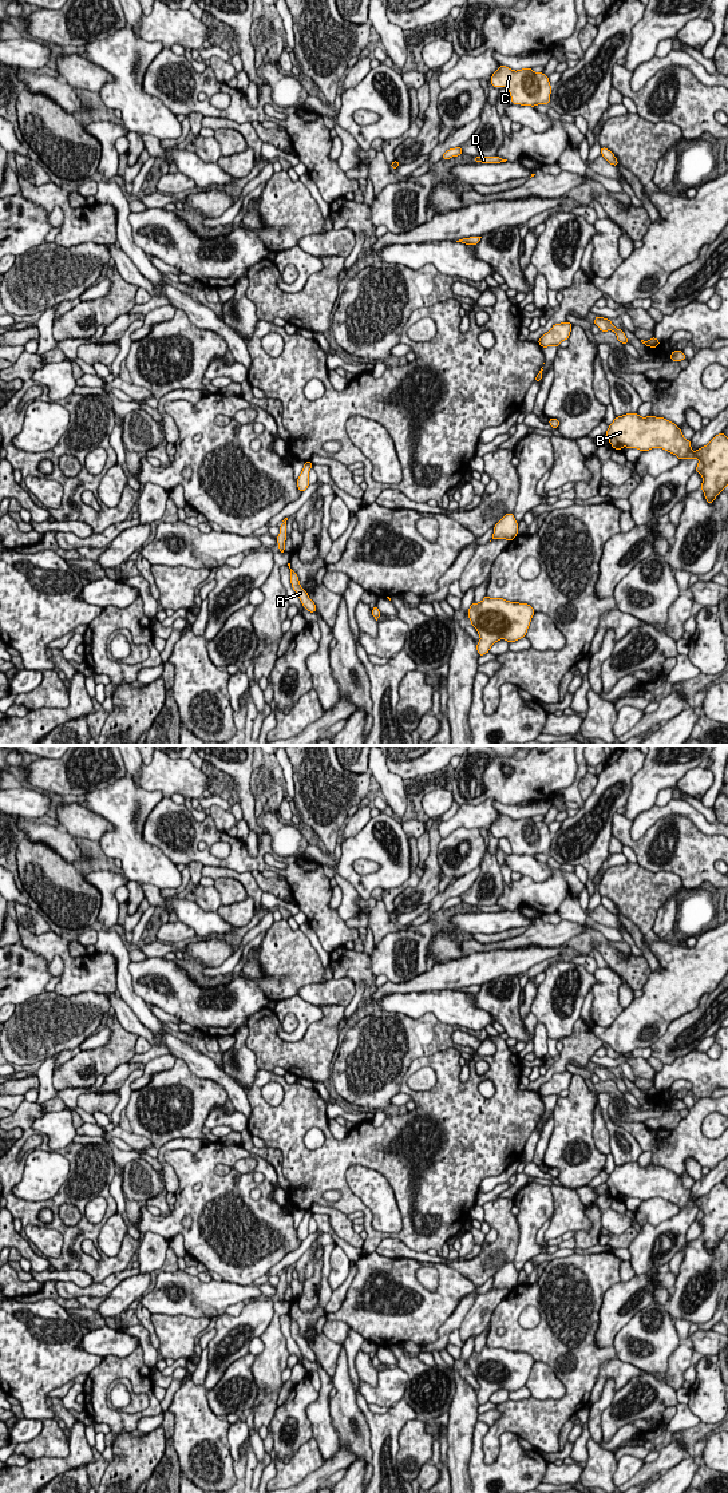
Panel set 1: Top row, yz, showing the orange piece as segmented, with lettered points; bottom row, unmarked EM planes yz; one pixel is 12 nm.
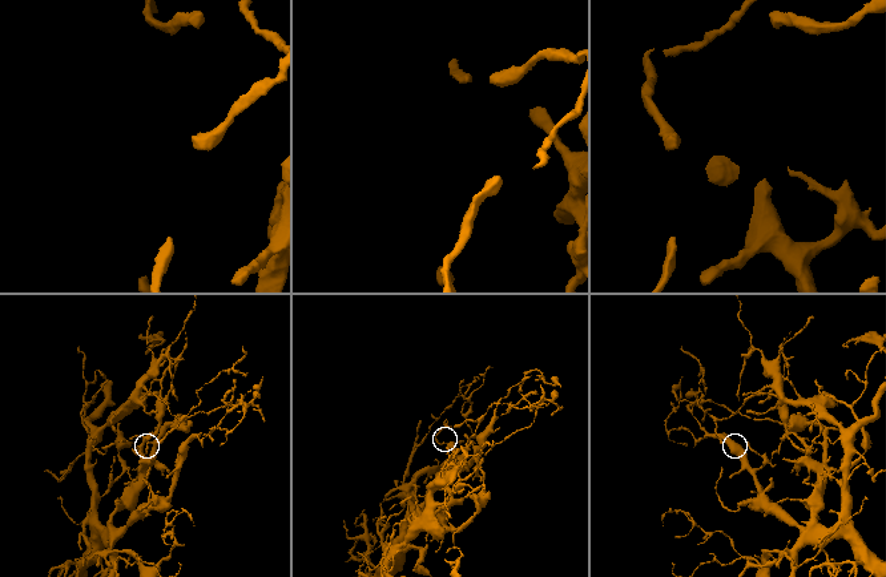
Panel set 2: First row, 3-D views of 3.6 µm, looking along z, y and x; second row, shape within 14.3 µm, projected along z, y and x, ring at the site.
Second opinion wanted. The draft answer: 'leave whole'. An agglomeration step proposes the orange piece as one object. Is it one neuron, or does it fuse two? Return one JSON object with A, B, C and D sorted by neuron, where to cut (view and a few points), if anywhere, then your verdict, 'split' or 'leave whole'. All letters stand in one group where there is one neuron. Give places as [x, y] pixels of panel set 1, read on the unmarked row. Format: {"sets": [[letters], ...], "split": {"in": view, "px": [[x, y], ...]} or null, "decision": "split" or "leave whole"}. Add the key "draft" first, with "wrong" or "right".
{"draft": "right", "sets": [["A", "B", "C", "D"]], "split": null, "decision": "leave whole"}

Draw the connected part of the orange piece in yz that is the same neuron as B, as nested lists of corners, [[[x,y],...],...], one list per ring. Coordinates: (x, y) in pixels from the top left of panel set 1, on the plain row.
[[[626,1163],[617,1165],[606,1180],[612,1197],[624,1196],[649,1200],[662,1197],[680,1209],[699,1208],[696,1221],[703,1227],[701,1239],[709,1254],[728,1236],[728,1187],[721,1181],[696,1199],[691,1197],[691,1189],[682,1185],[682,1180],[664,1167]]]

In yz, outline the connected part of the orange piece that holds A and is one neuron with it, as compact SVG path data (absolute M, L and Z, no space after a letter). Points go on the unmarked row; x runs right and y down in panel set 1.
M290 1318L290 1332L293 1339L297 1342L302 1355L308 1361L316 1362L314 1351L309 1347L308 1342L300 1335L298 1324L292 1318Z

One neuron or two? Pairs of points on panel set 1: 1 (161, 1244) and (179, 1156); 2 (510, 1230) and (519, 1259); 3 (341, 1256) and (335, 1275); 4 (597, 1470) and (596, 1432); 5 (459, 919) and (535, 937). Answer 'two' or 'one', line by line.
1: two
2: two
3: one
4: two
5: two

